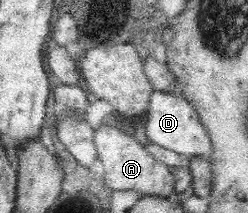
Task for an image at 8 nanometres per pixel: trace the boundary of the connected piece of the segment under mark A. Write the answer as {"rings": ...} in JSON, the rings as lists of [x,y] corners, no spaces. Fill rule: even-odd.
{"rings":[[[102,125],[94,129],[92,140],[97,151],[97,161],[103,165],[104,186],[109,192],[133,190],[142,196],[173,197],[174,179],[169,168],[155,162],[155,159],[151,158],[143,146],[131,136],[129,128]]]}

